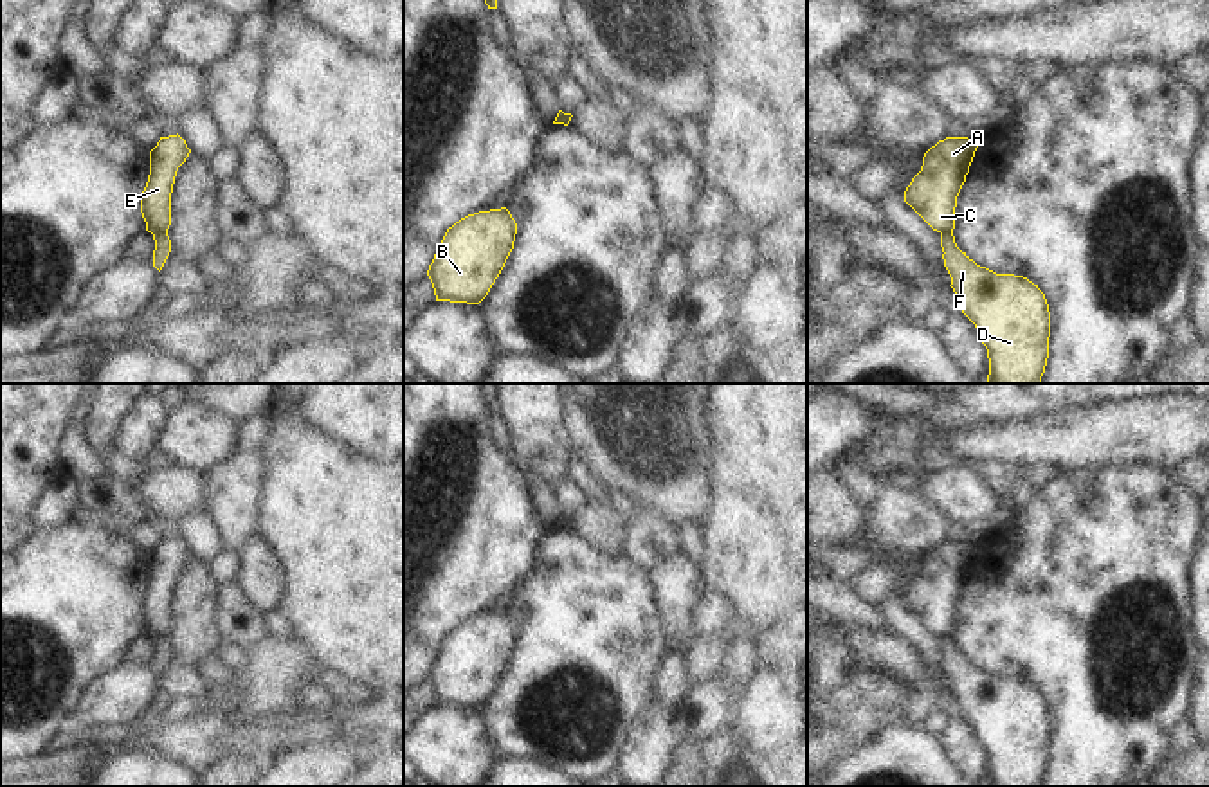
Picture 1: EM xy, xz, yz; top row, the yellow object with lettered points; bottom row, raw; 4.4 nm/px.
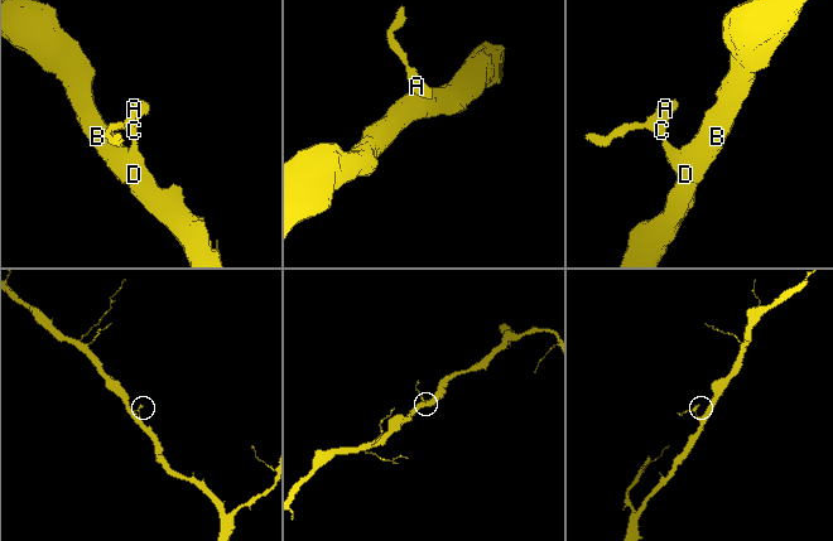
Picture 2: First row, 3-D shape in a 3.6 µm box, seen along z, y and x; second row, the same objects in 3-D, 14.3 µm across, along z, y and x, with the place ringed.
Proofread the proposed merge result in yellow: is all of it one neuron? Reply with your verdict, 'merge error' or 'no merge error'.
merge error

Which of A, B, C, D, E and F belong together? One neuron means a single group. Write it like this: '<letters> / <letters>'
A C E / B D F

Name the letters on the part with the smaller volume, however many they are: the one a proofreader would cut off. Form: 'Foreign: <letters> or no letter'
Foreign: A, C, E.

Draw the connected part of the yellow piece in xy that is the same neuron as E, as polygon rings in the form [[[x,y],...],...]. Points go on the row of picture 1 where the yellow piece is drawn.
[[[178,133],[160,137],[150,151],[150,175],[141,194],[141,213],[146,222],[146,231],[151,234],[168,234],[175,176],[189,153],[191,149]]]

